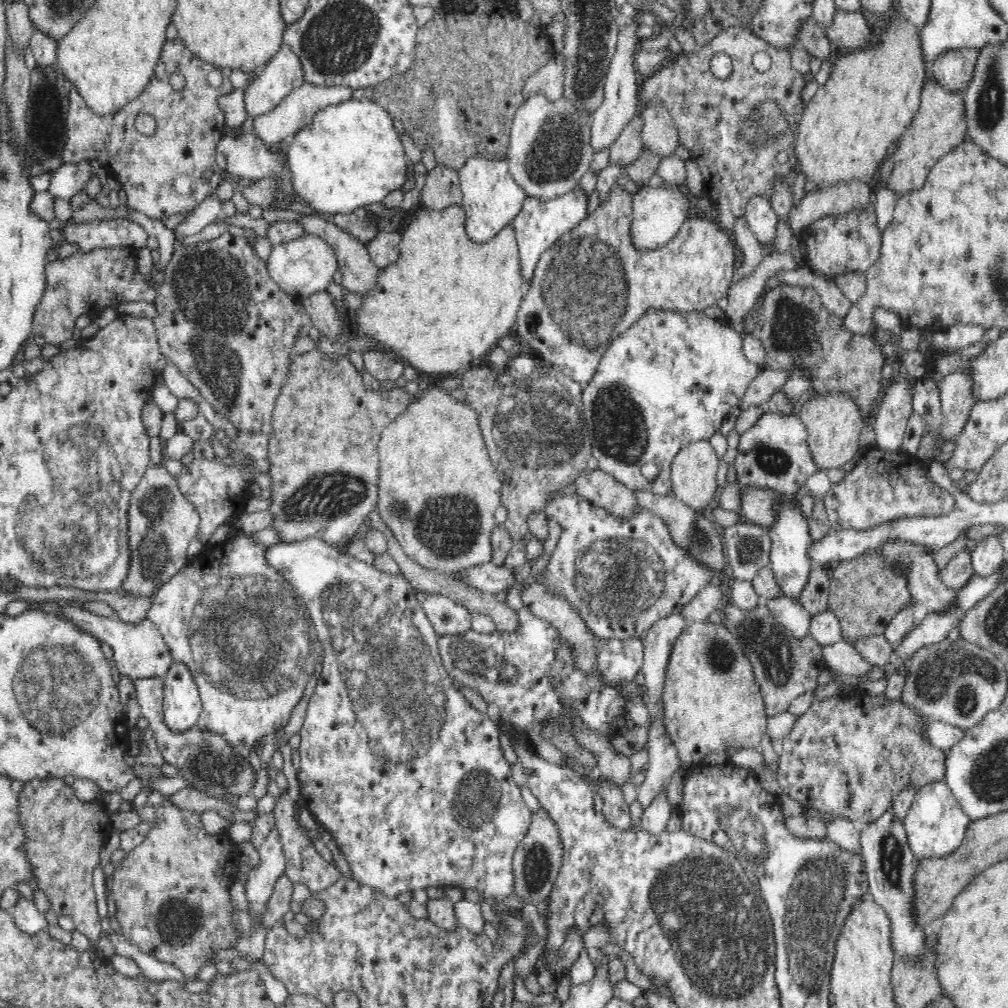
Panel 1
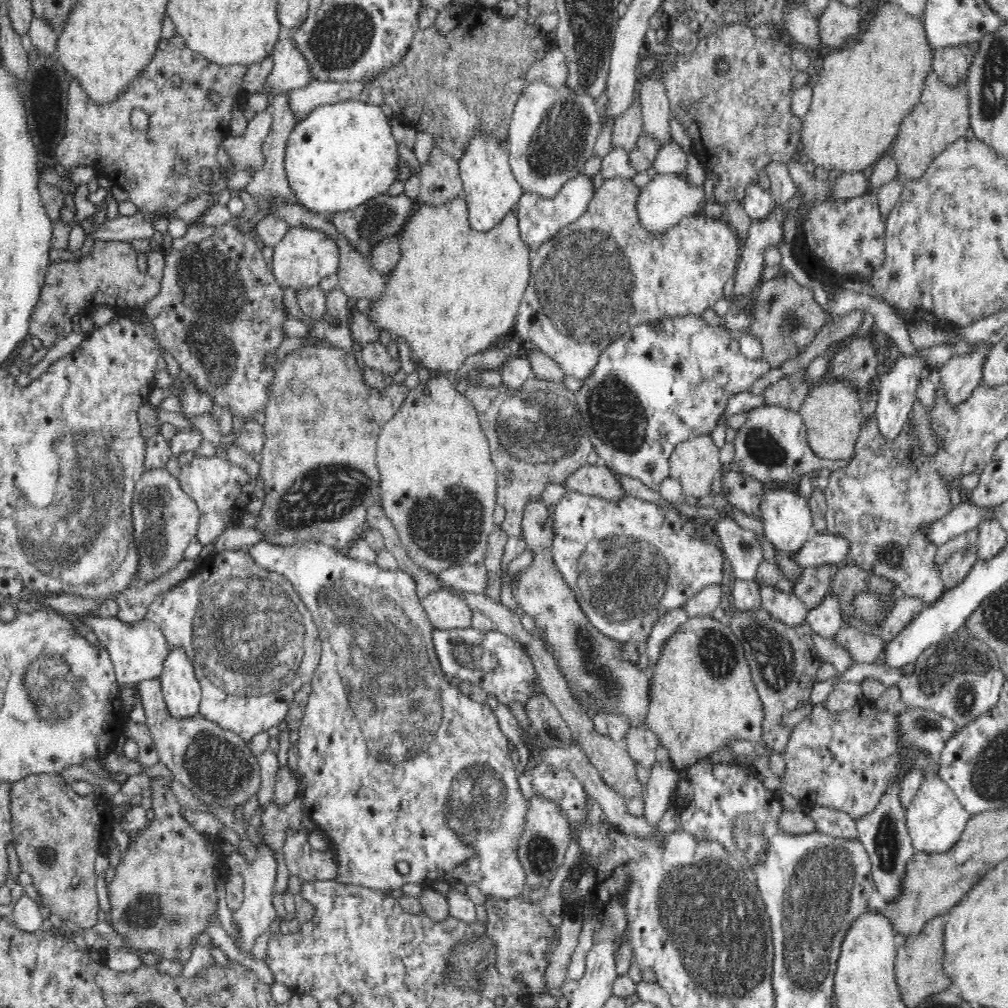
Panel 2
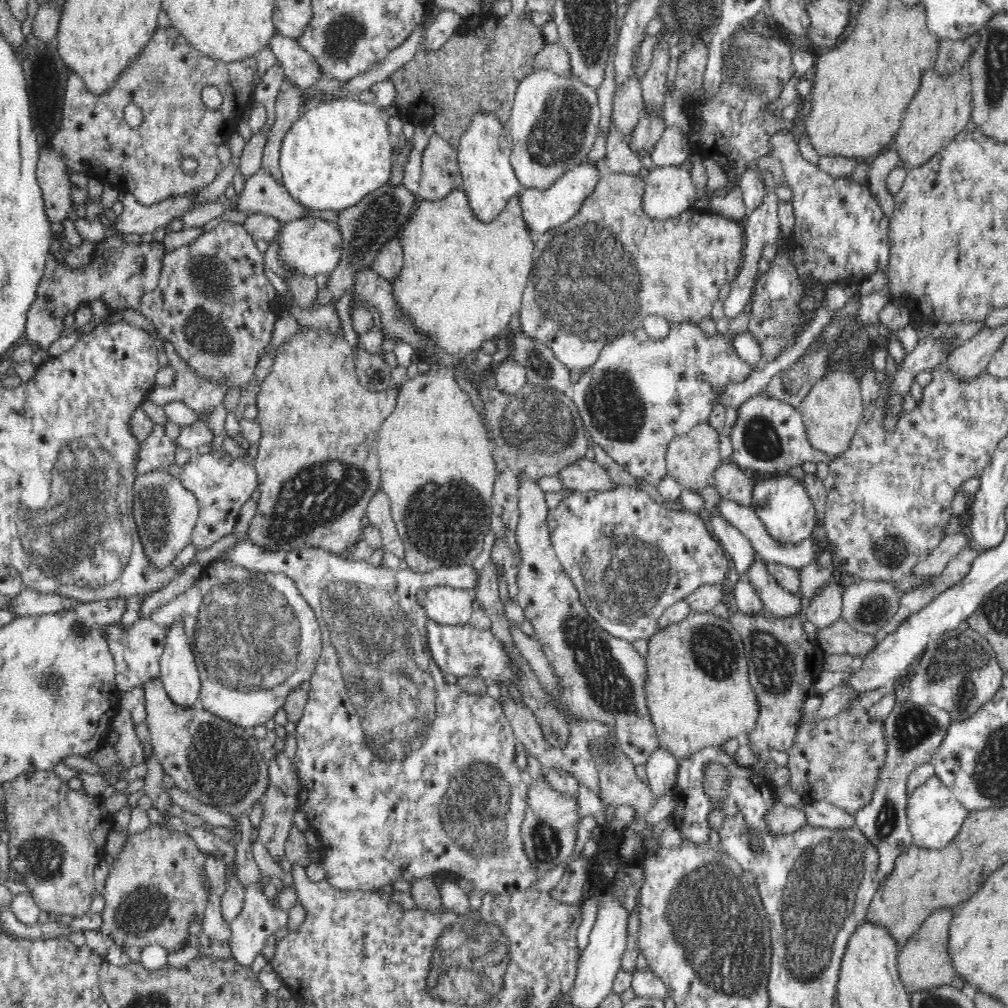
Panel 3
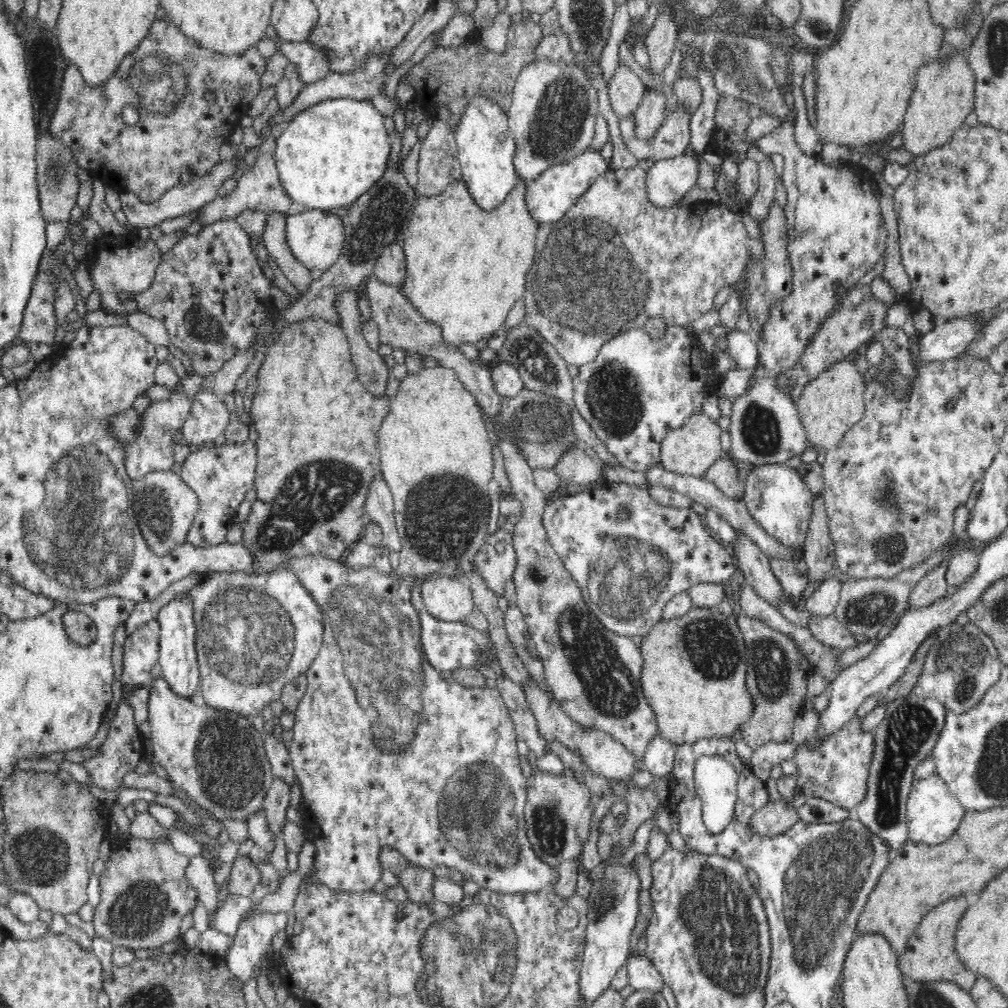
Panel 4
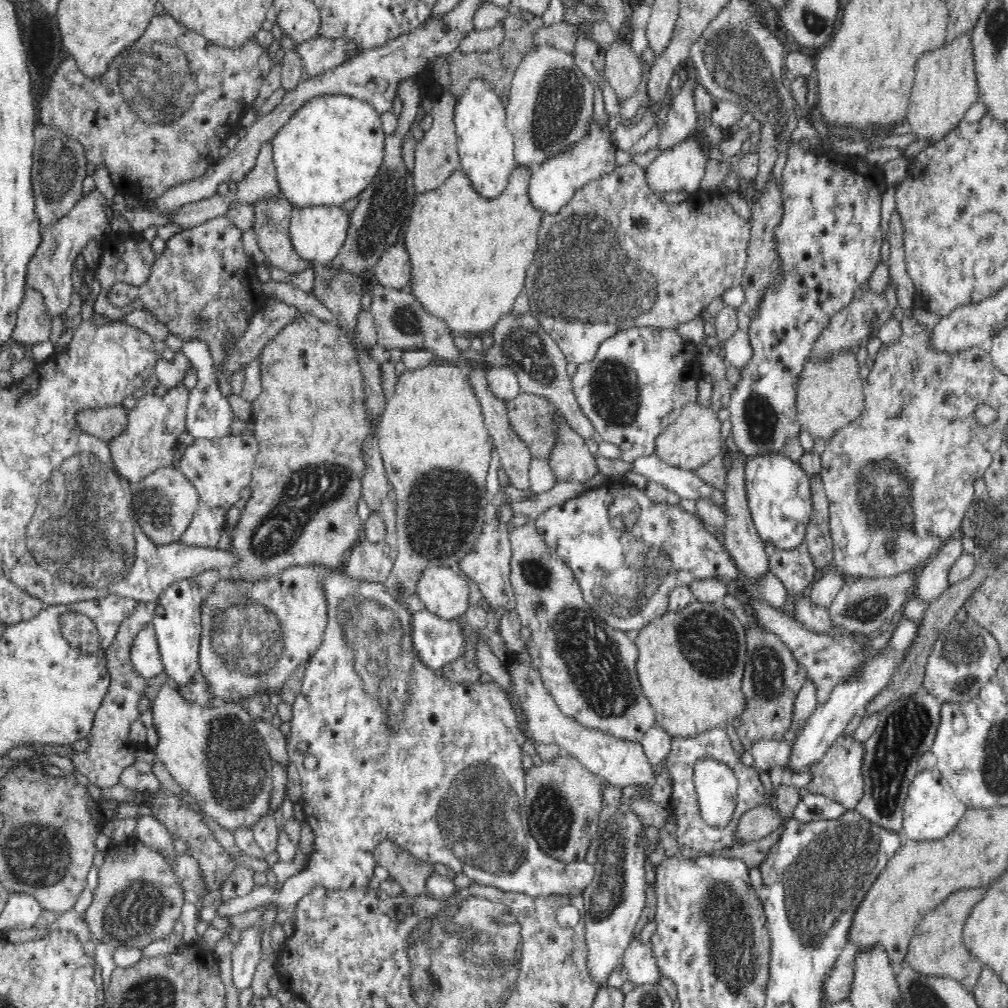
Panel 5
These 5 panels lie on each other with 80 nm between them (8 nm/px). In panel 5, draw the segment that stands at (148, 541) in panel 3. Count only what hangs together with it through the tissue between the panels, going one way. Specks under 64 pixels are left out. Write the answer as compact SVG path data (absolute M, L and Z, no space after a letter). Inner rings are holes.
M164 466L148 474L140 482L128 487L131 492L132 515L156 545L170 545L181 541L199 505L197 488L181 469Z

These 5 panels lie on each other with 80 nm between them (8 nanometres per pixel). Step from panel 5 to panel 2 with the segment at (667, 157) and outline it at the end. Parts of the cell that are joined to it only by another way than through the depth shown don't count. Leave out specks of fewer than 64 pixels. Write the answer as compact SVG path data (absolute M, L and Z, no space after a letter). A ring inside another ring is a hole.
M660 173L641 188L638 198L638 216L653 236L666 232L671 225L678 224L684 216L694 215L700 211L700 203L705 202L703 189L692 186L682 173Z

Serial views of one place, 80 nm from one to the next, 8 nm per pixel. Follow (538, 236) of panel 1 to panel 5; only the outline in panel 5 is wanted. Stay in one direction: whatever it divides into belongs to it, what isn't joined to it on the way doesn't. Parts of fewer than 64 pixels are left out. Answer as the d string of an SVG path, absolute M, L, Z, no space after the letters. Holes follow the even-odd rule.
M588 122L584 133L586 134L578 142L574 142L572 146L567 146L567 149L554 153L547 157L546 160L540 161L539 164L534 164L530 168L530 201L533 202L534 206L537 206L538 210L542 210L543 216L558 213L583 185L605 175L617 166L615 159L616 148L610 142L606 142L606 140L610 140L610 132L608 130L602 132L596 126L596 122L592 122L592 124Z

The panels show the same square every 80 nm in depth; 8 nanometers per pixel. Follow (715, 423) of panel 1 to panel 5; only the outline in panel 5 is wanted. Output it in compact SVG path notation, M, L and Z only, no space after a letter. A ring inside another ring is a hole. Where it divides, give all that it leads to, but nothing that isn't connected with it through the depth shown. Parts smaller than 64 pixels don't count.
M635 326L634 328L620 329L610 336L606 341L599 345L598 351L594 355L594 360L586 363L579 364L576 372L571 377L571 383L575 397L580 405L581 411L588 417L588 420L593 424L596 429L599 440L604 442L612 442L621 449L621 457L627 461L632 462L639 455L655 452L655 437L670 425L672 421L678 417L679 409L688 401L696 401L698 398L698 380L702 378L702 367L698 361L699 348L692 342L689 344L685 342L676 329L651 329L649 326Z

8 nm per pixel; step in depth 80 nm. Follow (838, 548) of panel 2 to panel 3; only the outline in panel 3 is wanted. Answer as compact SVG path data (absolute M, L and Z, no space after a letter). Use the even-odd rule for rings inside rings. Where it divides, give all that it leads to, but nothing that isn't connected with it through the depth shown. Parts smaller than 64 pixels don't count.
M720 498L714 512L748 537L755 553L760 555L764 562L802 570L811 564L816 556L816 545L812 538L806 538L796 545L784 545L774 540L751 507Z

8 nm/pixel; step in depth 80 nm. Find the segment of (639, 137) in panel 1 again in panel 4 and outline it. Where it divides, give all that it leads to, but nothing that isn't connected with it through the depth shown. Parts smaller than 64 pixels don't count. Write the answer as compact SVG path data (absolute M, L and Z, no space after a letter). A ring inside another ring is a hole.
M620 62L614 77L608 84L608 89L610 105L619 118L632 116L632 114L634 114L638 109L646 91L646 87L642 84L642 80L640 80L640 78L638 78L638 76L632 72L629 67L620 65Z

